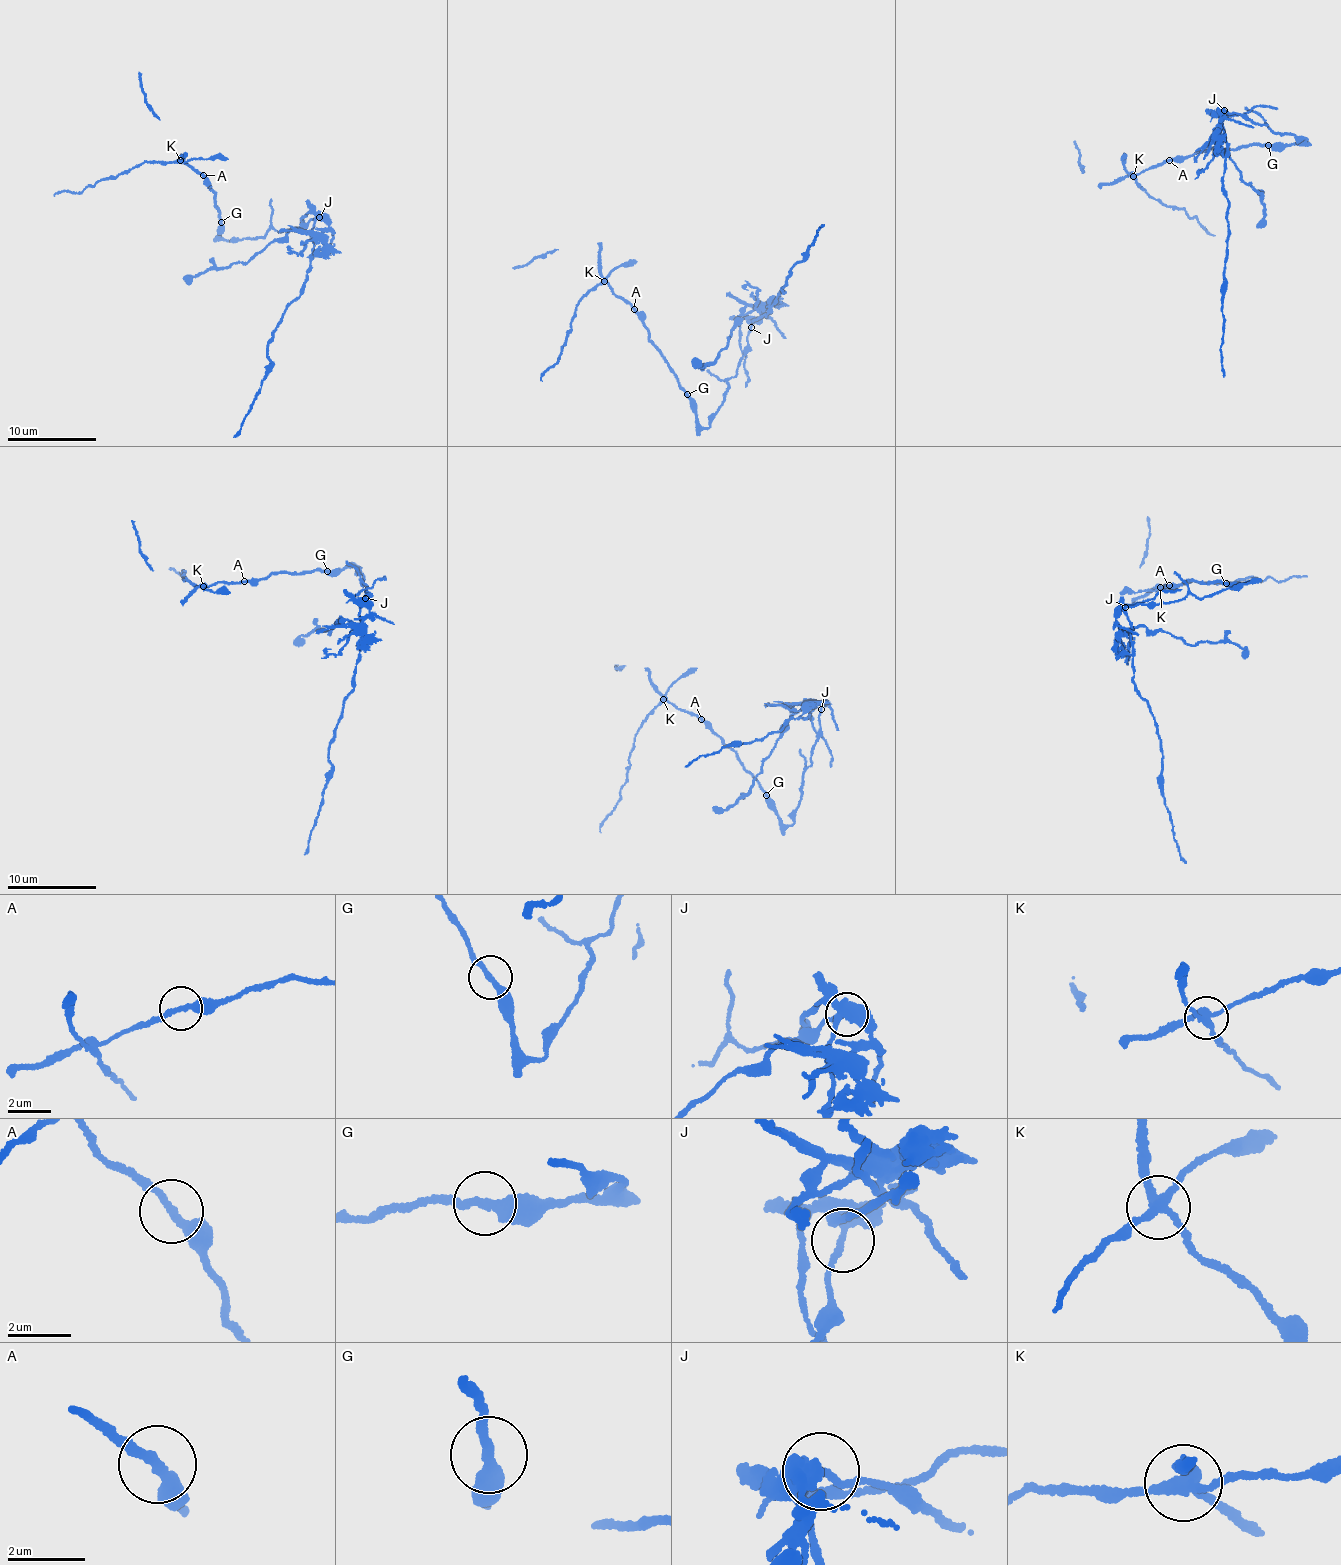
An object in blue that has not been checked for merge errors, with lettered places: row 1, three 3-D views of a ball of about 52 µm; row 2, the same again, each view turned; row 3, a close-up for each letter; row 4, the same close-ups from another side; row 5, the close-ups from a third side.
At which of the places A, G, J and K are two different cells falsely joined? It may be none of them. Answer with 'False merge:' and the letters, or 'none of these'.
False merge: J, K

